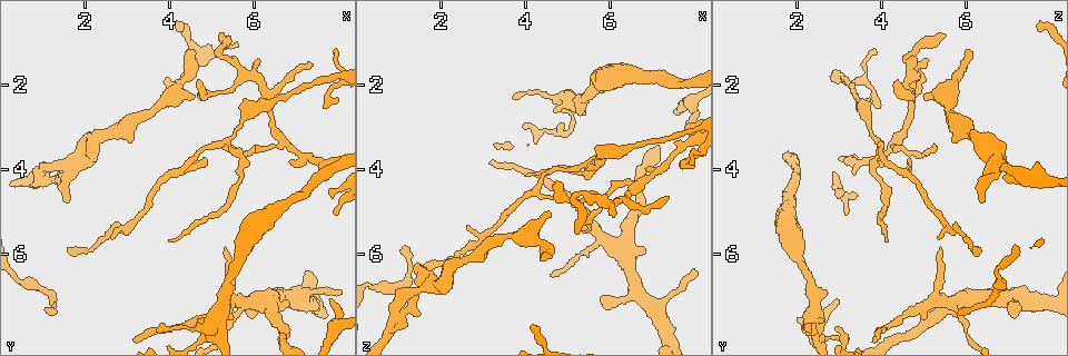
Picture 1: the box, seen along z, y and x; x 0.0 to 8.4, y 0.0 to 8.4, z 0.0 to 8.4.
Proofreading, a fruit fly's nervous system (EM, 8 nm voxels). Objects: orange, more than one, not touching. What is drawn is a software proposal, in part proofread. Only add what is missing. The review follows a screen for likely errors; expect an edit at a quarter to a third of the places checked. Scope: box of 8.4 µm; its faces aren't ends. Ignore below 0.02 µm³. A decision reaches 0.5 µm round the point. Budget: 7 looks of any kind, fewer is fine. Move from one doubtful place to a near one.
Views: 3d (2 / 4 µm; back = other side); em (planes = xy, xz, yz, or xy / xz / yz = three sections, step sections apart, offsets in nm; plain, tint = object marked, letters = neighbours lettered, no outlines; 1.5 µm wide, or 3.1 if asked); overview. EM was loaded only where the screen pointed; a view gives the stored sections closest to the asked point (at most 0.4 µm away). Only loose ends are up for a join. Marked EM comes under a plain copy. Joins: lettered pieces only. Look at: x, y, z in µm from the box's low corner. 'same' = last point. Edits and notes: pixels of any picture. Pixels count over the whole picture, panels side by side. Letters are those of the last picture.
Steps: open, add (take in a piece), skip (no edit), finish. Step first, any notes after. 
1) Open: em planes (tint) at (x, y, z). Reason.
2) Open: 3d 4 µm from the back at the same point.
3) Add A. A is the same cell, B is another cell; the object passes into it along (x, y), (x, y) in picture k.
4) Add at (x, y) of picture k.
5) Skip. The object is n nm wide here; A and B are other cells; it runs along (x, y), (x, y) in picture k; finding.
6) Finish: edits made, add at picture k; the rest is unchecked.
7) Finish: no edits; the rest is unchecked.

Open: 3d 2 µm at (1.55, 5.85, 6.25). Thin end.

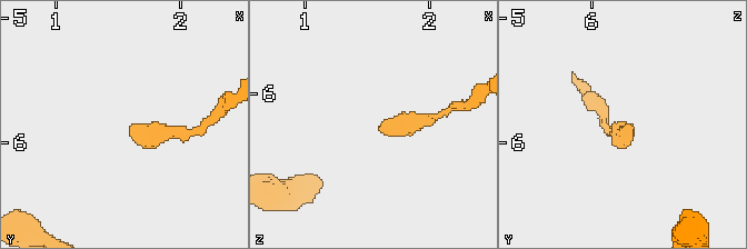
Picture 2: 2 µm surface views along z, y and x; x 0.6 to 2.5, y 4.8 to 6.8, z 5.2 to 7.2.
Open: em planes (tint) at (1.62, 5.88, 6.30). Shape alone is not enough.

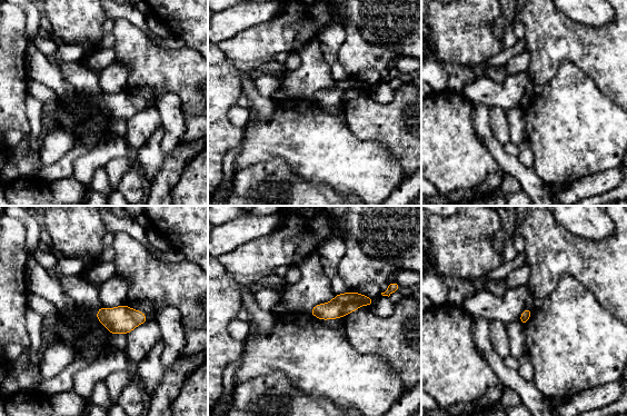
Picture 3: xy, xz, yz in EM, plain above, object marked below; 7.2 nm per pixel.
Open: em planes (letters) at the same point. What lies round it.

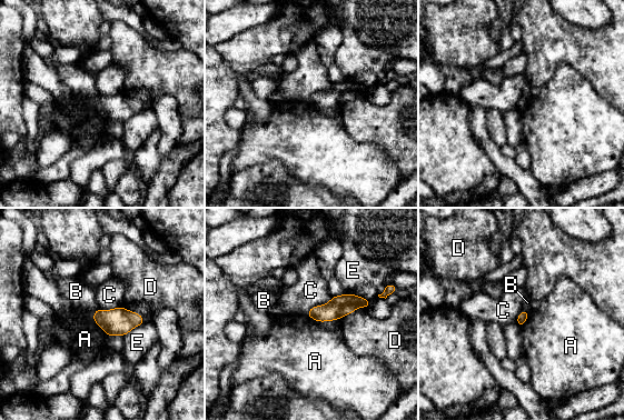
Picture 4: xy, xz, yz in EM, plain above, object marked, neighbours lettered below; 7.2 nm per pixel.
Skip. The object is 70 nm wide here; A, B, C, D and E are other cells; a border runs along (92, 318), (108, 336) in picture 4; none of them fits.

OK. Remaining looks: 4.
Open: 3d 2 µm from the back at (5.25, 5.85, 5.35). Free end.

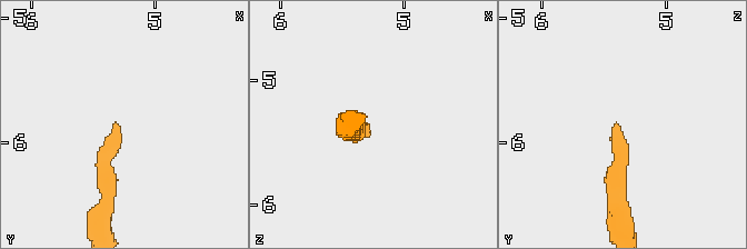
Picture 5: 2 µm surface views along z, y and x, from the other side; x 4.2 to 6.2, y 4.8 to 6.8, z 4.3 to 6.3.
Open: em xz step 8 (letters) at (5.30, 5.88, 5.38). Shape alone is not enough.

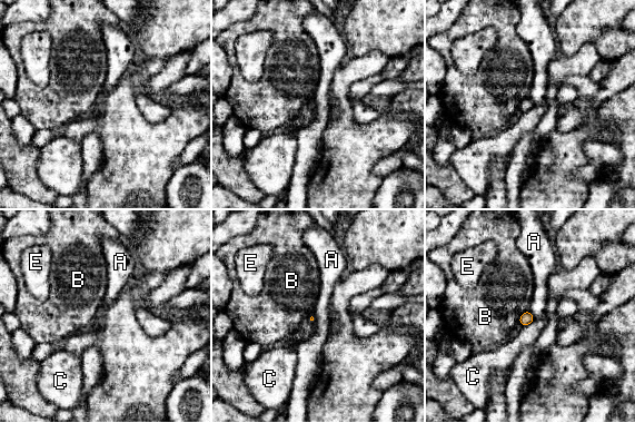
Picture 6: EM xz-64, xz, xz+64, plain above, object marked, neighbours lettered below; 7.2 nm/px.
Open: em yz step 4 (letters) at the same point. Cut it another way.

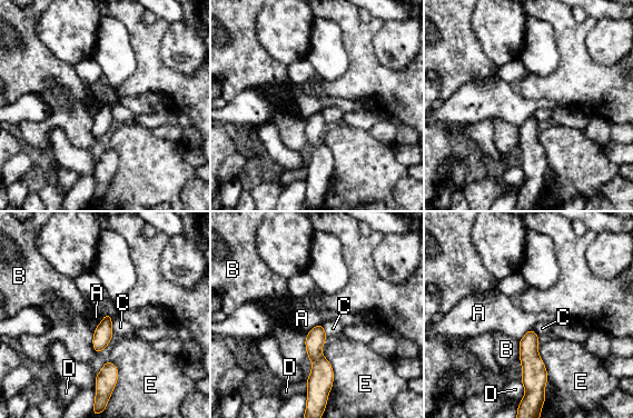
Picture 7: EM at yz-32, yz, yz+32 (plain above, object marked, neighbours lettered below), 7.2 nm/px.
Skip. A, B, C, D and E are other cells; a border runs along (97, 326), (92, 339), (95, 352) in picture 7; no lettered piece goes on from it.

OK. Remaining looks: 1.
Finish: no edits; the rest is unchecked.

